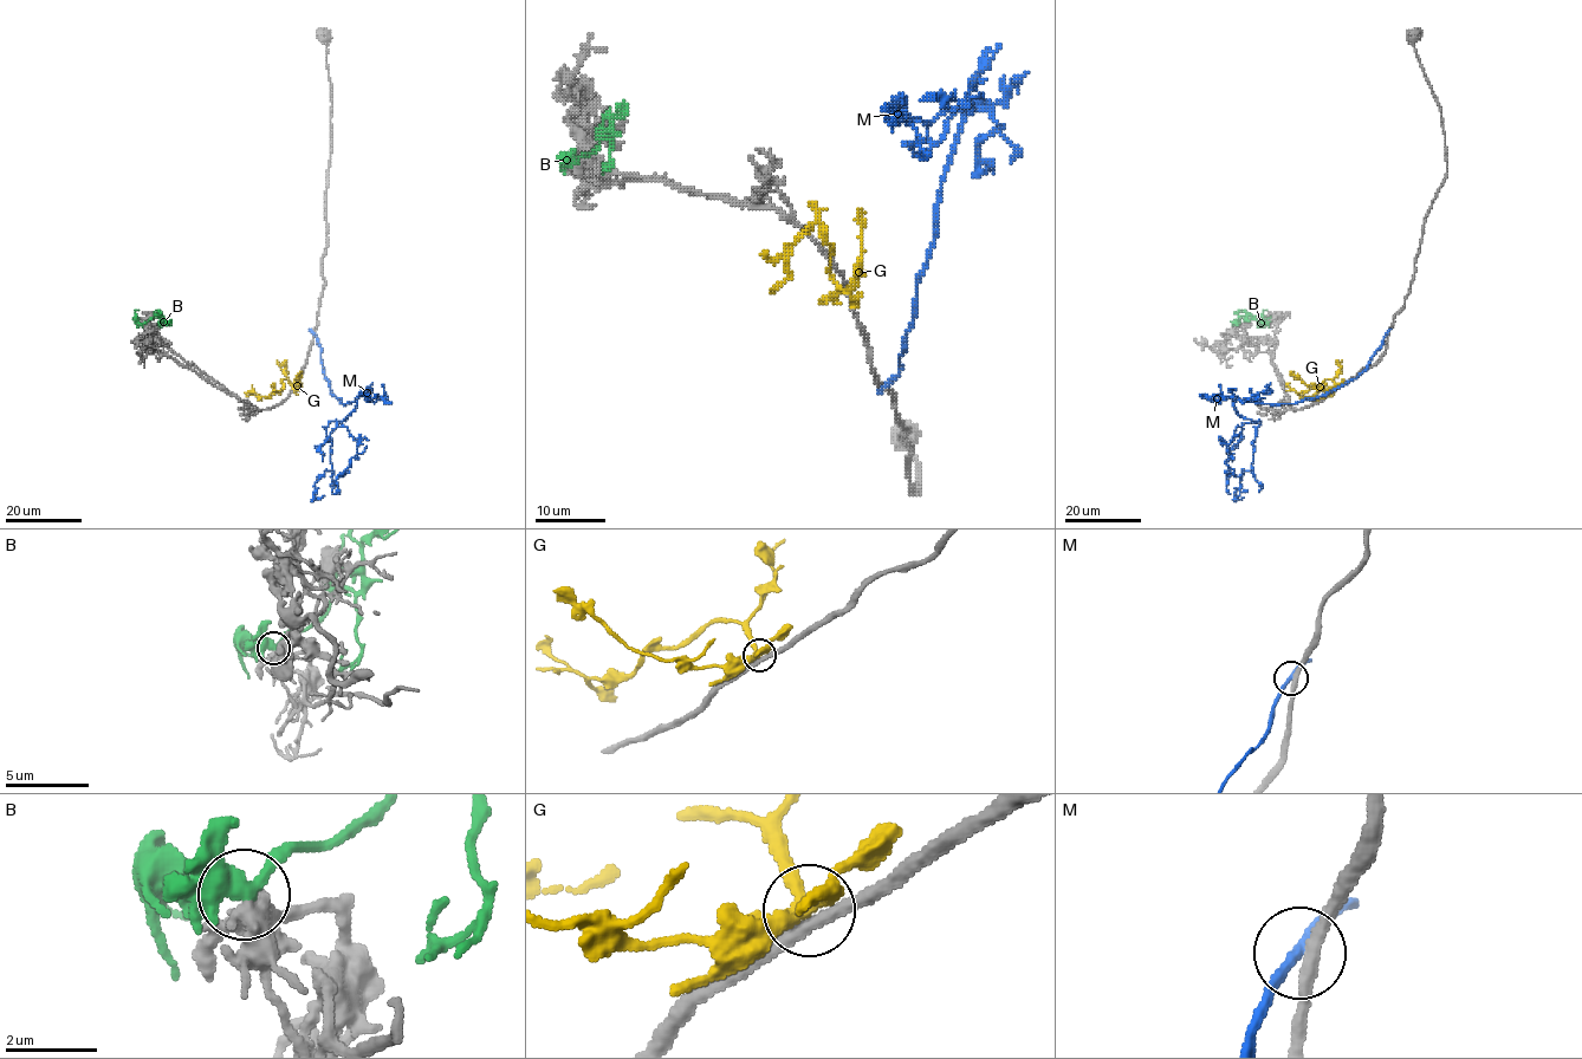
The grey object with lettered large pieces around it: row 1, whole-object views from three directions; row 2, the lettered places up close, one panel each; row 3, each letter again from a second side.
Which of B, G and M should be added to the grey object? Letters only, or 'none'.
B

